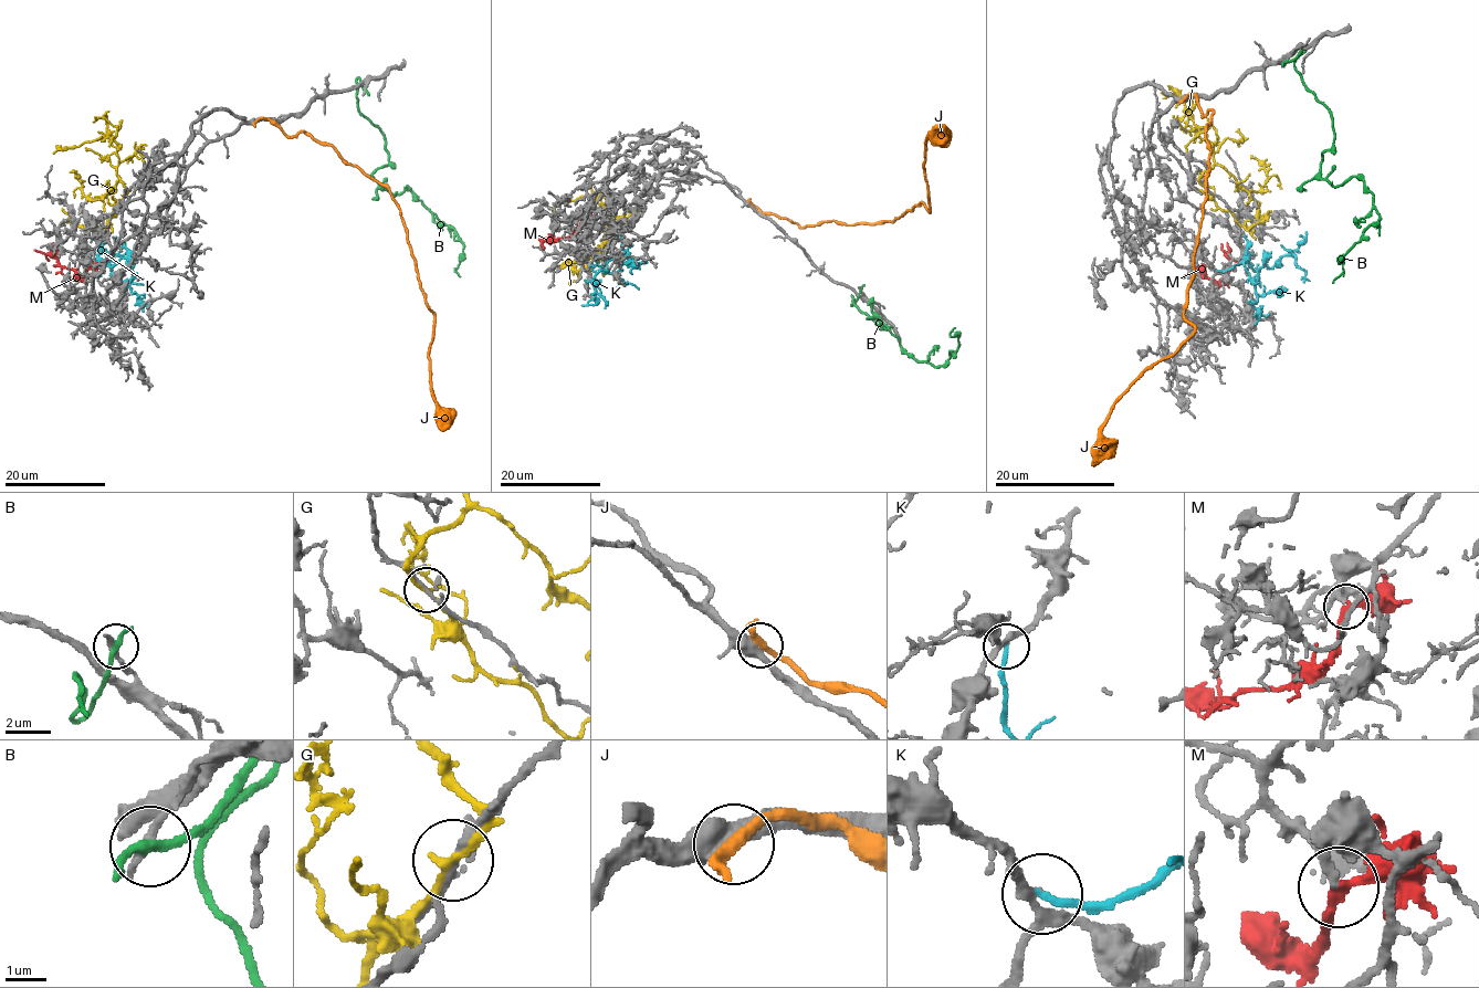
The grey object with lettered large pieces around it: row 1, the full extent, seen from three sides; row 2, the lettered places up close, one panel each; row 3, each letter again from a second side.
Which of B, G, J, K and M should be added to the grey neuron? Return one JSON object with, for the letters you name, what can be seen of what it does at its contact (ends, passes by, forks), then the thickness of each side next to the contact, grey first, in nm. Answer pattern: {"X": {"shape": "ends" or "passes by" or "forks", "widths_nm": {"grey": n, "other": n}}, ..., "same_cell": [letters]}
{"K": {"shape": "ends", "widths_nm": {"grey": 200, "other": 190}}, "M": {"shape": "passes by", "widths_nm": {"grey": 200, "other": 240}}, "same_cell": ["K", "M"]}

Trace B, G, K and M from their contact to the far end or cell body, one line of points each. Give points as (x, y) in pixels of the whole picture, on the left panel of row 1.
B: (365, 91), (357, 108), (389, 163), (374, 179), (392, 196), (407, 187), (452, 228), (460, 276)
G: (124, 196), (128, 188), (117, 178), (117, 144), (111, 135), (61, 149), (55, 145)
K: (126, 265), (129, 260), (125, 258), (112, 266), (100, 264), (100, 243), (86, 233)
M: (86, 269), (82, 276), (34, 250)

